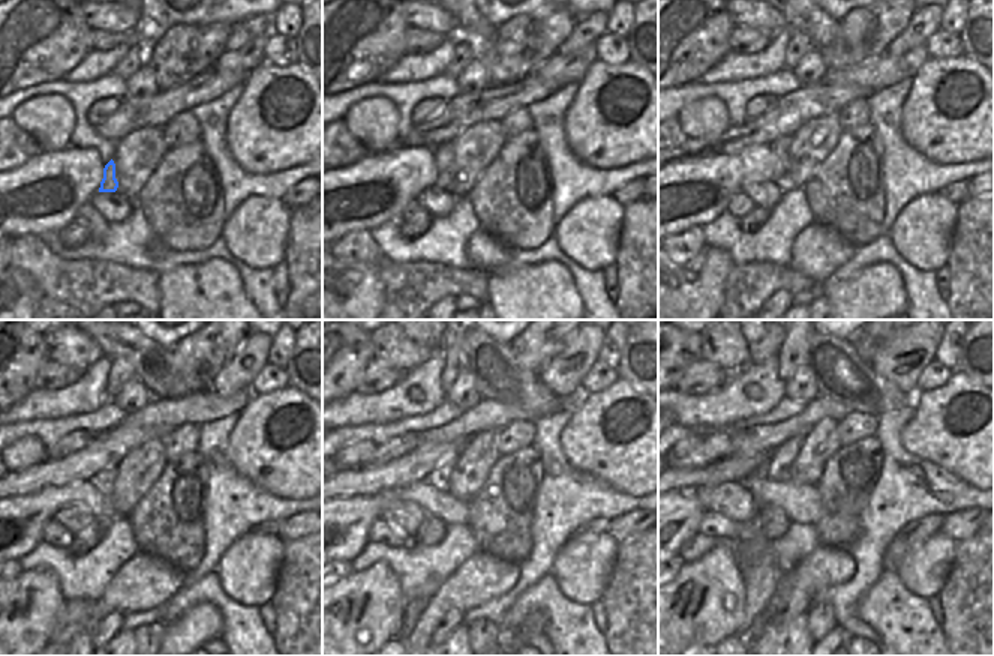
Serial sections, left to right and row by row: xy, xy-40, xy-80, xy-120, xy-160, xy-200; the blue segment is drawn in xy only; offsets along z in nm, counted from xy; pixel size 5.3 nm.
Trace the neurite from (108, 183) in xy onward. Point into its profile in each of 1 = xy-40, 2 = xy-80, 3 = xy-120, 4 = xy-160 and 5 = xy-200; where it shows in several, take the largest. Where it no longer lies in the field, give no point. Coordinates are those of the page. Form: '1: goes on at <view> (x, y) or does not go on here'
1: goes on at xy-40 (444, 153)
2: goes on at xy-80 (781, 146)
3: goes on at xy-120 (104, 481)
4: goes on at xy-160 (441, 475)
5: goes on at xy-200 (778, 463)

